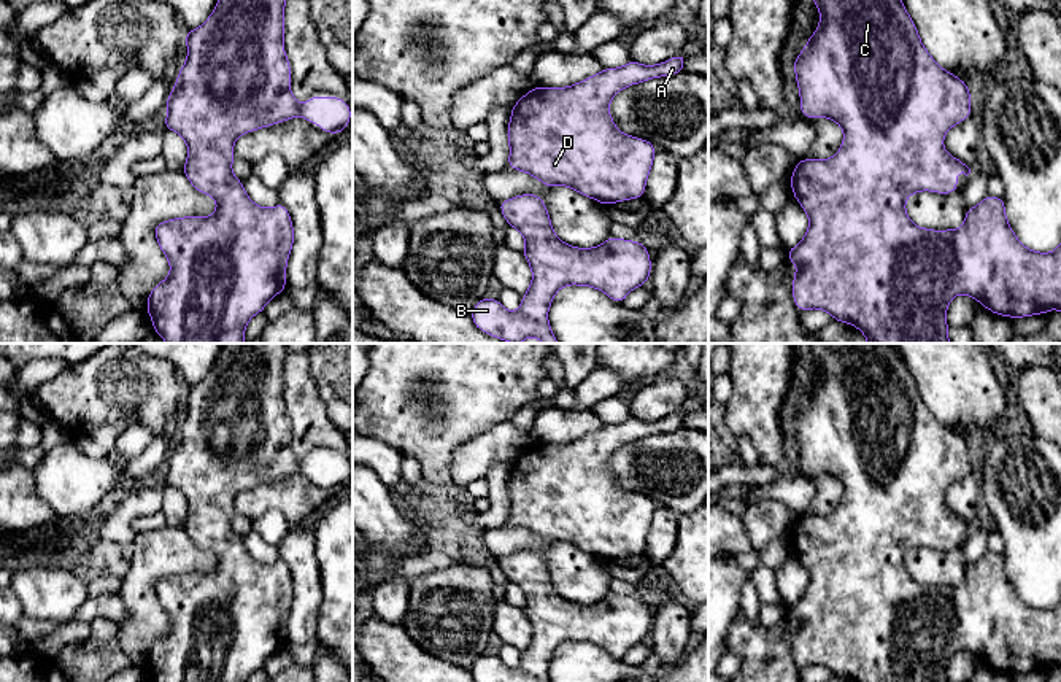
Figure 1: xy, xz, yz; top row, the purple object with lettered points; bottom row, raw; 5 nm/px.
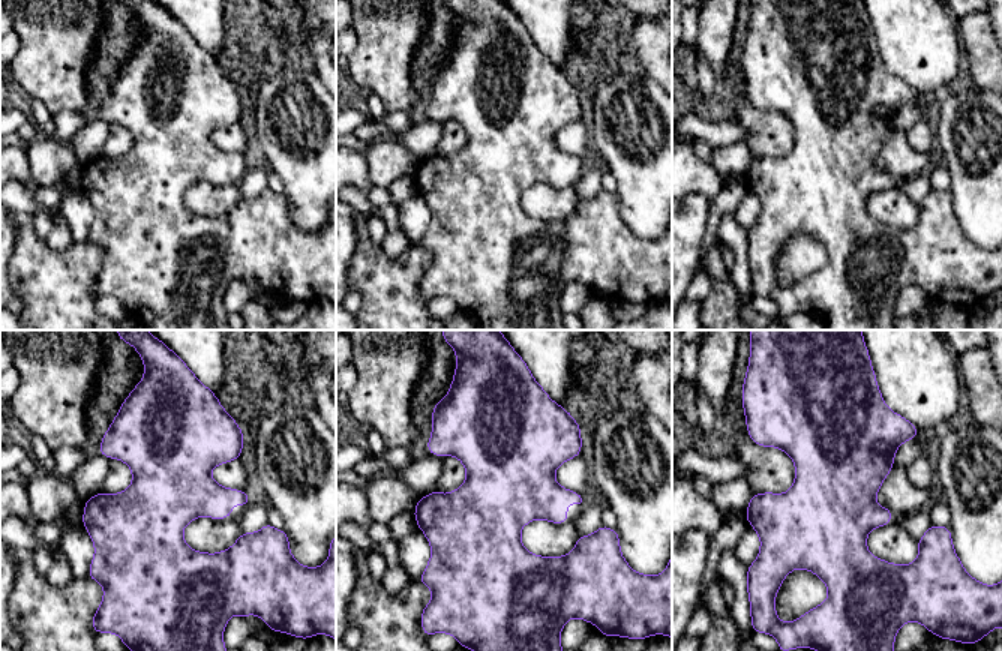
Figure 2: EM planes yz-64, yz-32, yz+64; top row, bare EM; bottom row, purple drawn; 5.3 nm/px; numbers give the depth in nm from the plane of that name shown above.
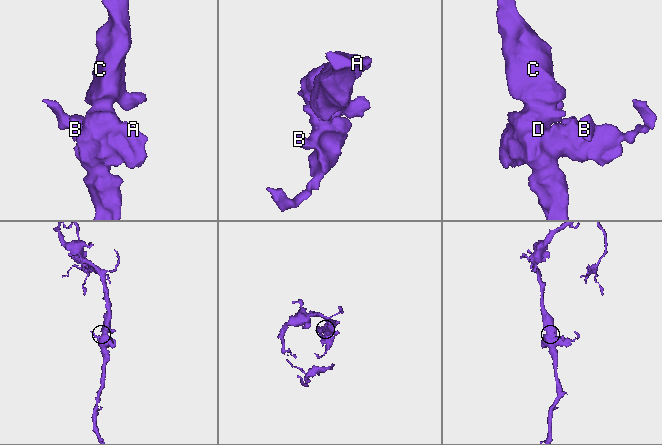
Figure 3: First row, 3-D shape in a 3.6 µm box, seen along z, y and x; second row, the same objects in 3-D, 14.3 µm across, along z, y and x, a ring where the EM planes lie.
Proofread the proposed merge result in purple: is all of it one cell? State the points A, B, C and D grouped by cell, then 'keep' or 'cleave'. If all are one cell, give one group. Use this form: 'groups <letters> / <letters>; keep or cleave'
groups A B C D; keep

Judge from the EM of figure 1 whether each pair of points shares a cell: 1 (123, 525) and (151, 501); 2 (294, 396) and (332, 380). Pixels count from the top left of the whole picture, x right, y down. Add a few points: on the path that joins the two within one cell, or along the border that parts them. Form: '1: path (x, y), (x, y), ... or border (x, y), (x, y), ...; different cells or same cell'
1: path (127, 517), (143, 501); same cell
2: border (308, 360), (318, 396), (332, 422); different cells

